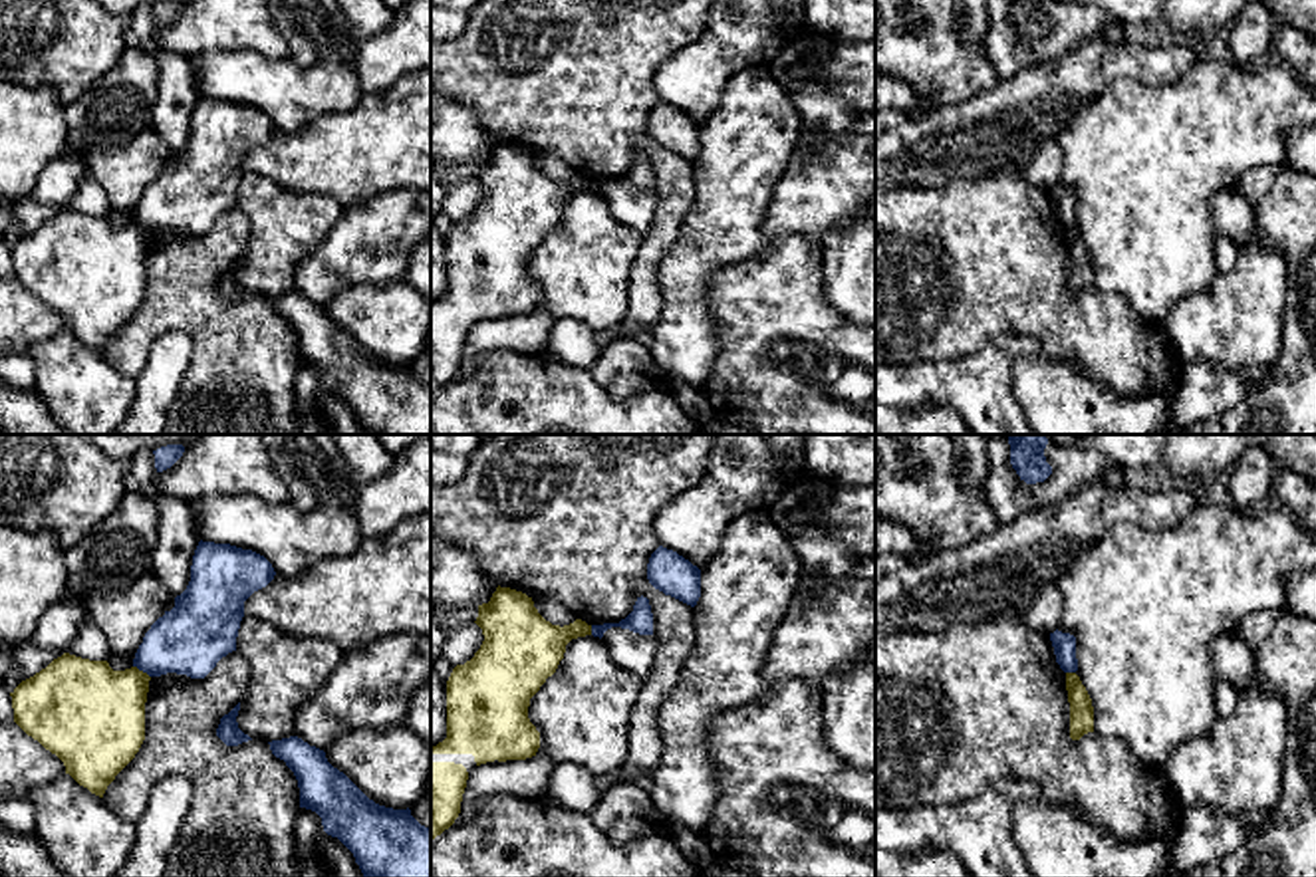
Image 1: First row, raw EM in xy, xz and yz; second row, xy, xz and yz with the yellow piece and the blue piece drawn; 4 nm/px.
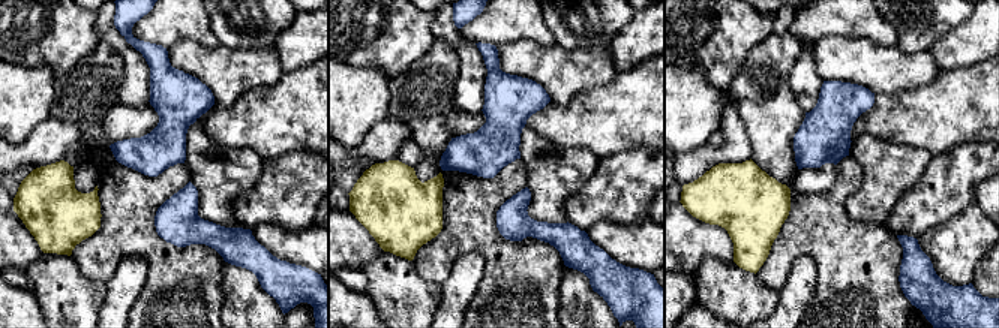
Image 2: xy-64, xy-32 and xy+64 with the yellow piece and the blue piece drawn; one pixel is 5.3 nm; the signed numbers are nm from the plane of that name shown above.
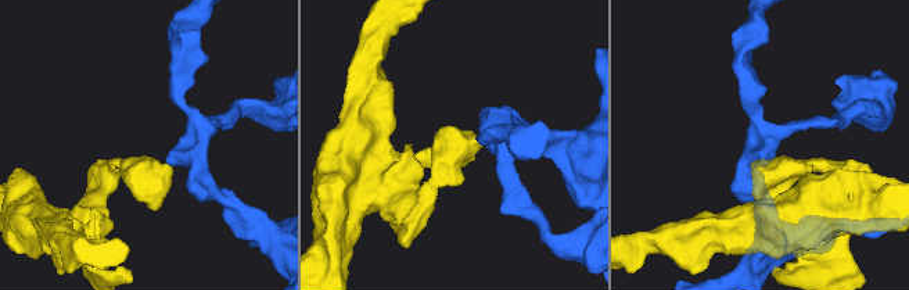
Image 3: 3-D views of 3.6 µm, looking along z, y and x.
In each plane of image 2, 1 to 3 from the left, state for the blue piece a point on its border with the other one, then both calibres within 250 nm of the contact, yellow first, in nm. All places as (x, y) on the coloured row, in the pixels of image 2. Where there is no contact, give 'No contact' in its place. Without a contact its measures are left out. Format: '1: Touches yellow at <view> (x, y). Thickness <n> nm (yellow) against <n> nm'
1: No contact
2: No contact
3: No contact

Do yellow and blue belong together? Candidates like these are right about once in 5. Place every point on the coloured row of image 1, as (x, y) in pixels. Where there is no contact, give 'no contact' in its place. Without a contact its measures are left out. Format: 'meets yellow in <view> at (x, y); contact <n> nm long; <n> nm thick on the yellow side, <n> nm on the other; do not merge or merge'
meets yellow in xy at (141, 671); contact 90 nm long; 380 nm thick on the yellow side, 280 nm on the other; do not merge

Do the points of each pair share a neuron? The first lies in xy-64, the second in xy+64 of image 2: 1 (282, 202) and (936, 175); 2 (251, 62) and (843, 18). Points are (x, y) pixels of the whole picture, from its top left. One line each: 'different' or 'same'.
1: same
2: different

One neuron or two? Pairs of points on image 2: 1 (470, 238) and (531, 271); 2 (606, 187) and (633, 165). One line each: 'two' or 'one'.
1: one
2: one

